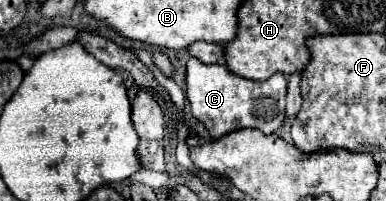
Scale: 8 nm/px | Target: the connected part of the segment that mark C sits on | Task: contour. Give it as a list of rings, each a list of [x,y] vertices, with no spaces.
[[[190,59],[186,63],[186,97],[194,119],[208,129],[212,139],[246,127],[276,133],[286,119],[286,77],[282,73],[274,73],[268,81],[258,83],[230,73],[220,63],[206,65],[198,59]]]

